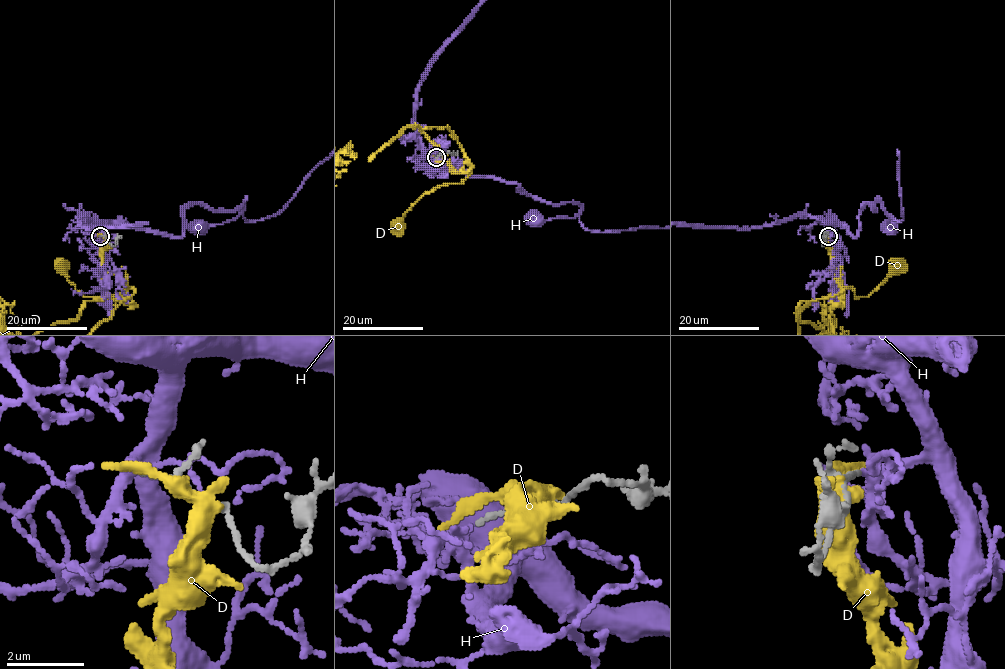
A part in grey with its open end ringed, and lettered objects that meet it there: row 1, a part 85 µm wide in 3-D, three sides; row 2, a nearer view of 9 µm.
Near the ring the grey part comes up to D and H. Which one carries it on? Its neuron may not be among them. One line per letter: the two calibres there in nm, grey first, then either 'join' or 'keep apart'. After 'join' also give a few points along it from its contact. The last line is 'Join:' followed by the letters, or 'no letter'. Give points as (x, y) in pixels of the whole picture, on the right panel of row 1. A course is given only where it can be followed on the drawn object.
D: 120 nm thick on the grey side, 380 nm on the other; keep apart
H: 90 nm thick on the grey side, 200 nm on the other; join; it runs (827, 235), (835, 233), (833, 223), (856, 235), (859, 211), (867, 203), (874, 209), (877, 199), (891, 226)
Join: H

